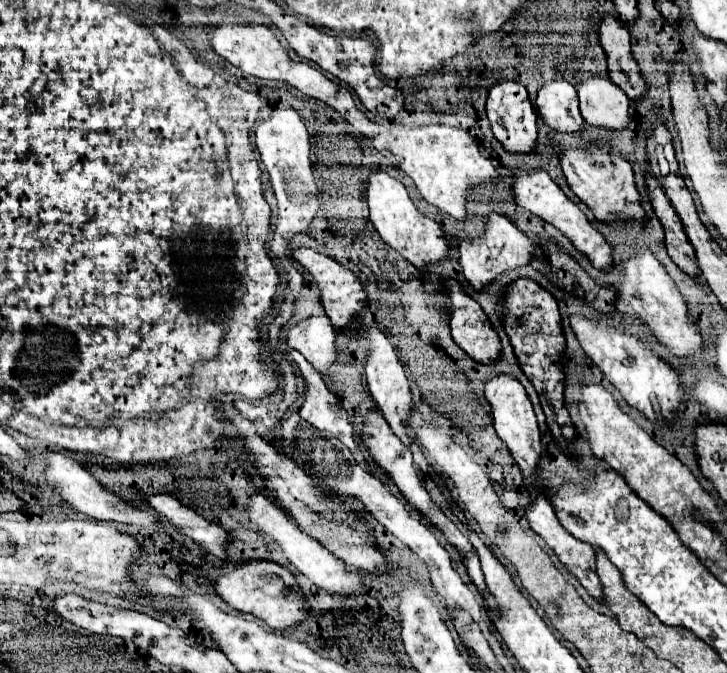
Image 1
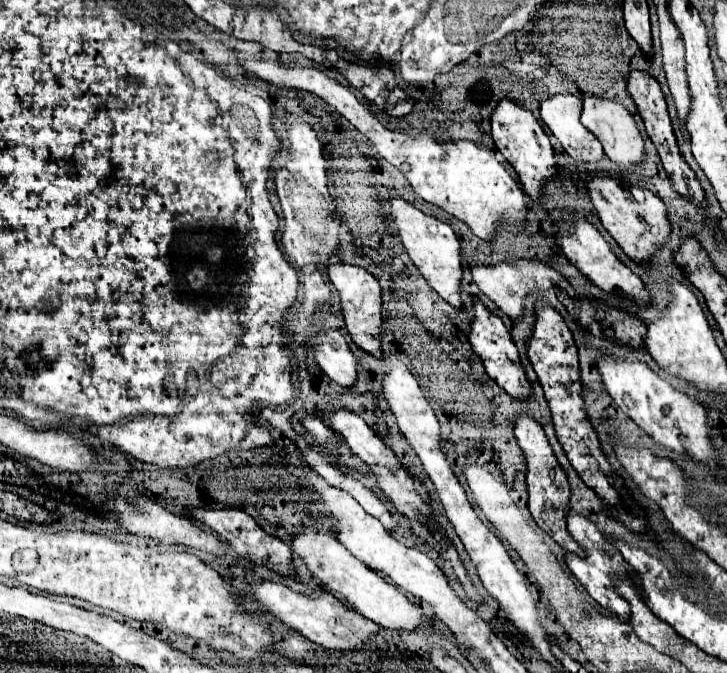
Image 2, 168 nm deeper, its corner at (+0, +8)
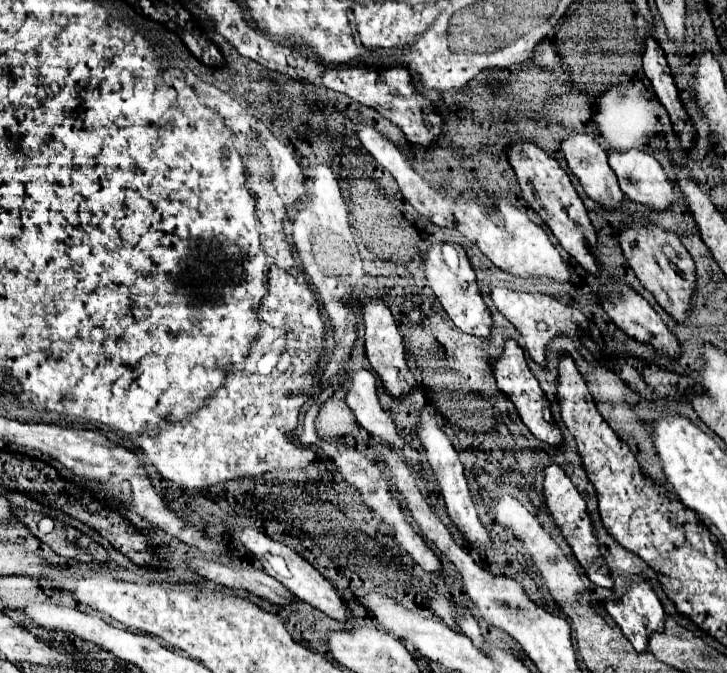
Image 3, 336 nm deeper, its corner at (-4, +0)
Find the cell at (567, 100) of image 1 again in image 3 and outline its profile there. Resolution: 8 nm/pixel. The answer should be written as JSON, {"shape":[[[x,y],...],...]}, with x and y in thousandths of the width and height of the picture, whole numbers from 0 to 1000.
{"shape":[[[784,193],[781,202],[773,208],[773,226],[776,226],[776,235],[781,241],[781,250],[792,259],[792,264],[798,267],[803,285],[814,297],[825,300],[831,309],[847,309],[858,297],[858,288],[856,288],[856,282],[847,270],[847,259],[836,247],[836,229],[834,229],[831,217],[823,211],[823,205],[817,199]]]}

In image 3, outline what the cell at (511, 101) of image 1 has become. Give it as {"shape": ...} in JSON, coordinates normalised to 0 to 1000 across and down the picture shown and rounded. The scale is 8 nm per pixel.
{"shape":[[[704,211],[699,217],[699,241],[710,256],[718,294],[726,300],[726,306],[754,333],[759,348],[768,354],[776,371],[792,383],[795,392],[801,392],[809,404],[823,407],[820,386],[812,374],[812,368],[820,363],[817,336],[812,336],[806,306],[795,294],[781,259],[770,250],[765,235],[759,235],[735,211]]]}

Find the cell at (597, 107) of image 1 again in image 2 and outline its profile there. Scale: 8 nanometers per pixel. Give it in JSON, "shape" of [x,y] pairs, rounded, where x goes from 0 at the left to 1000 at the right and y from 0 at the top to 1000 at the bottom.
{"shape":[[[803,146],[803,166],[801,166],[801,184],[828,211],[834,232],[853,250],[861,253],[867,247],[875,247],[880,241],[886,241],[889,223],[886,223],[886,208],[872,184],[872,175],[867,172],[867,166],[850,155],[847,149],[834,149],[834,146]]]}

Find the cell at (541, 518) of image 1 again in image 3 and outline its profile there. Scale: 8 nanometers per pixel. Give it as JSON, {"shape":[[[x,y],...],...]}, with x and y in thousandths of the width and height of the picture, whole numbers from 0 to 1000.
{"shape":[[[867,862],[853,892],[831,892],[828,900],[875,966],[889,966],[891,942],[913,930],[911,897],[891,862]]]}

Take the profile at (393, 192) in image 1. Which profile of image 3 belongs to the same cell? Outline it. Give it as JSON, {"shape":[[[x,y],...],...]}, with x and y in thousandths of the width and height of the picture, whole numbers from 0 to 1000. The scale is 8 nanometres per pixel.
{"shape":[[[624,360],[591,363],[591,368],[586,368],[586,374],[583,374],[583,404],[586,404],[589,425],[594,428],[594,434],[605,446],[608,458],[616,464],[616,470],[633,490],[638,490],[649,499],[674,499],[677,473],[660,440],[660,431],[655,422],[655,407],[649,401],[649,392],[635,366],[630,366]]]}

